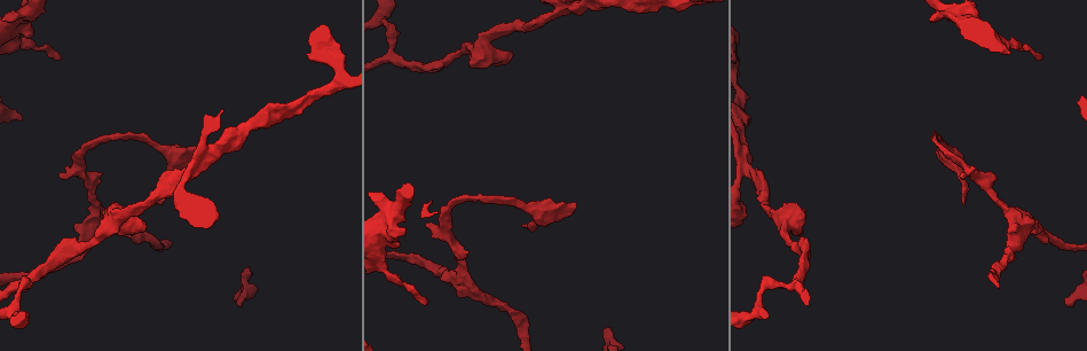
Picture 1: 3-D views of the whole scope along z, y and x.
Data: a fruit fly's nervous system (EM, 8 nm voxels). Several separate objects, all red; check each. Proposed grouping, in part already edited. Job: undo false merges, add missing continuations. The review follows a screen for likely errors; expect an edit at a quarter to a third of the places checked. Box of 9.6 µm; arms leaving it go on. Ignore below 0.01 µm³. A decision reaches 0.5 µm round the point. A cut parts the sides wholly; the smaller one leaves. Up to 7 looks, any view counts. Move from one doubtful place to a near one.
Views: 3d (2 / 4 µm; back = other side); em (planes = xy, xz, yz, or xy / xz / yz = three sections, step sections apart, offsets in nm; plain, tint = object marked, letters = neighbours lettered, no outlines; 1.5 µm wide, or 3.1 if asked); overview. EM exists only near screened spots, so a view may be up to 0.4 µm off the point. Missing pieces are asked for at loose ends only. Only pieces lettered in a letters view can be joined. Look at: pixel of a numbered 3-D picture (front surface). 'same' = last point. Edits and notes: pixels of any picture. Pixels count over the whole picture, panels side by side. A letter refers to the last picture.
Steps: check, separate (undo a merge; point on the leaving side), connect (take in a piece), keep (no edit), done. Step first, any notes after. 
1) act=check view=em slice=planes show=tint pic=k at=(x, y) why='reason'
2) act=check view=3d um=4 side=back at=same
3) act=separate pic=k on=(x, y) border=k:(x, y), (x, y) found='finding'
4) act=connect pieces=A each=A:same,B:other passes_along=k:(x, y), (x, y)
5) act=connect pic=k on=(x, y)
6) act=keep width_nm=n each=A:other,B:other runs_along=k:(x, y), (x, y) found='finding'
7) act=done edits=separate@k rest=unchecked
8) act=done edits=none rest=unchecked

act=check view=em slice=planes show=letters pic=1 at=(393, 55)

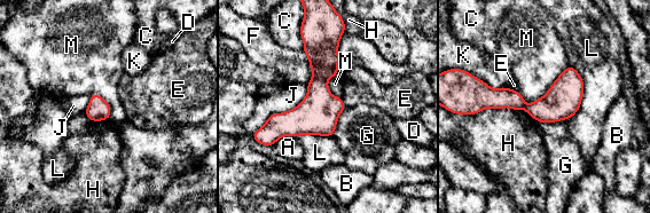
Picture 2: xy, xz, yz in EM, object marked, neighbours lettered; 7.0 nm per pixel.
act=separate pic=2 on=(321, 45) each=A:other,B:other,C:other,D:other,E:other,F:other,G:other,H:other,J:other,K:other,L:other,M:other border=2:(313, 77), (326, 81) found='two cells meet here'

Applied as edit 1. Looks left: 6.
act=check view=em slice=xy step=8 show=letters pic=1 at=(1065, 305) why='thin end'

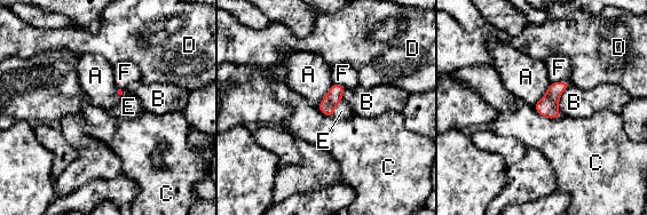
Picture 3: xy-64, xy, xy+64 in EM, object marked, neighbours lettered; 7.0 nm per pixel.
act=connect pieces=E each=A:other,B:other,C:other,D:other,E:same,F:other passes_along=3:(333, 96), (334, 106), (342, 110) found='the cell continues'

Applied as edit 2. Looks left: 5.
act=check view=overview

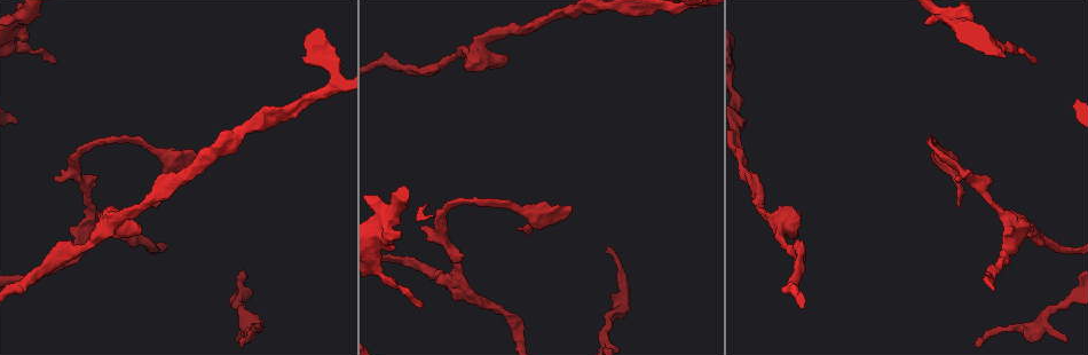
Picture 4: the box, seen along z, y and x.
act=check view=em slice=planes show=plain pic=4 at=(51, 60) why='thin end'

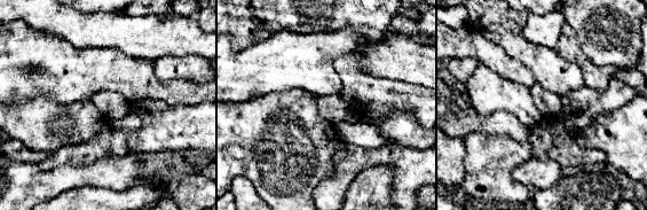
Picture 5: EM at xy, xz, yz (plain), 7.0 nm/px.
act=check view=em slice=planes show=letters at=same why='what lies round it'

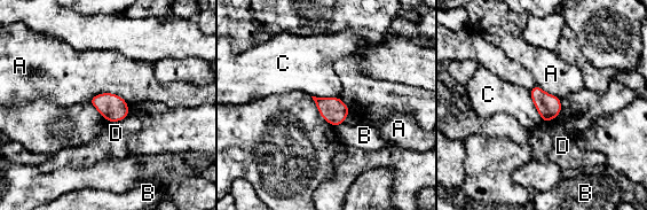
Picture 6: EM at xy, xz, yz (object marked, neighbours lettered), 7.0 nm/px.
act=keep width_nm=170 each=A:other,B:other,C:other,D:other border=6:(529, 91), (533, 103), (543, 121) found='none of them fits'

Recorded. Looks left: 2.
act=done edits=separate@2,connect@3 rest=unchecked

